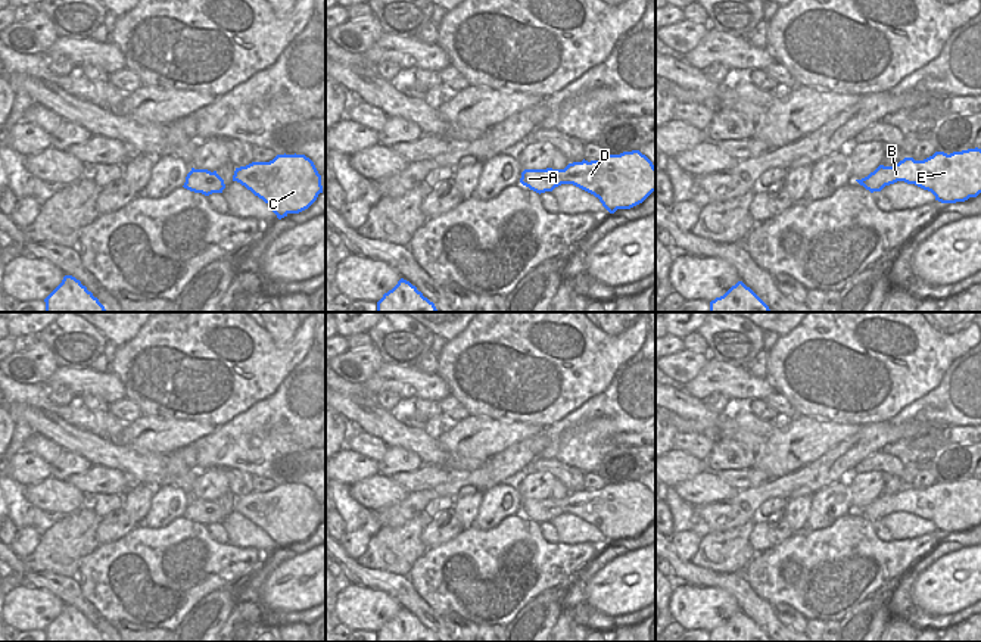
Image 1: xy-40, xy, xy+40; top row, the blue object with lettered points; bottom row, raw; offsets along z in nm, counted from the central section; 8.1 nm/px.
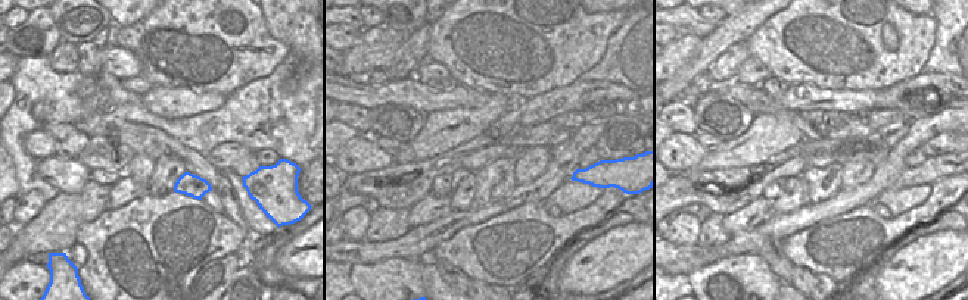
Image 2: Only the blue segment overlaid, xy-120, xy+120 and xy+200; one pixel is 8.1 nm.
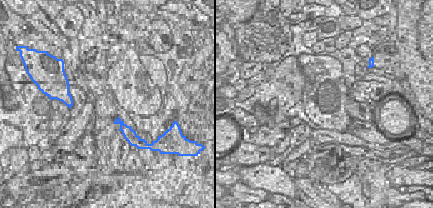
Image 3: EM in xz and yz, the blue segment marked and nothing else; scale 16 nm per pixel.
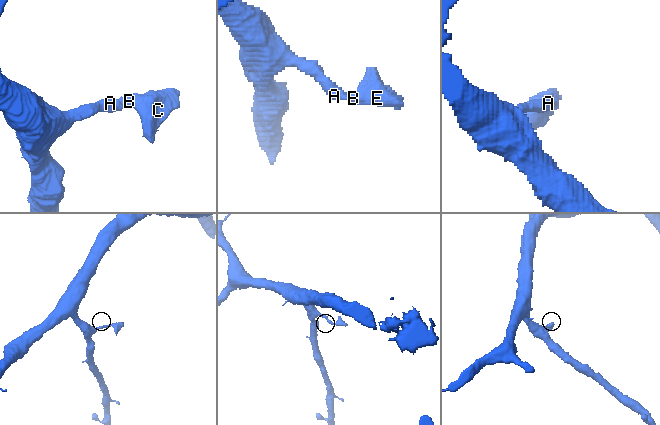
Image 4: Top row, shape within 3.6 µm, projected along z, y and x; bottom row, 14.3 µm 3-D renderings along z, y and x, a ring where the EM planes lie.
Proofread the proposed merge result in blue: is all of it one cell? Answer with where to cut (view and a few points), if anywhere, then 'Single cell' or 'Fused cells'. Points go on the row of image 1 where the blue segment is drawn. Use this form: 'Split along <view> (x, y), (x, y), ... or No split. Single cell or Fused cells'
No split. Single cell

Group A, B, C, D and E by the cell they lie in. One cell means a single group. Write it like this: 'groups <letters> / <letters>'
groups A B C D E

